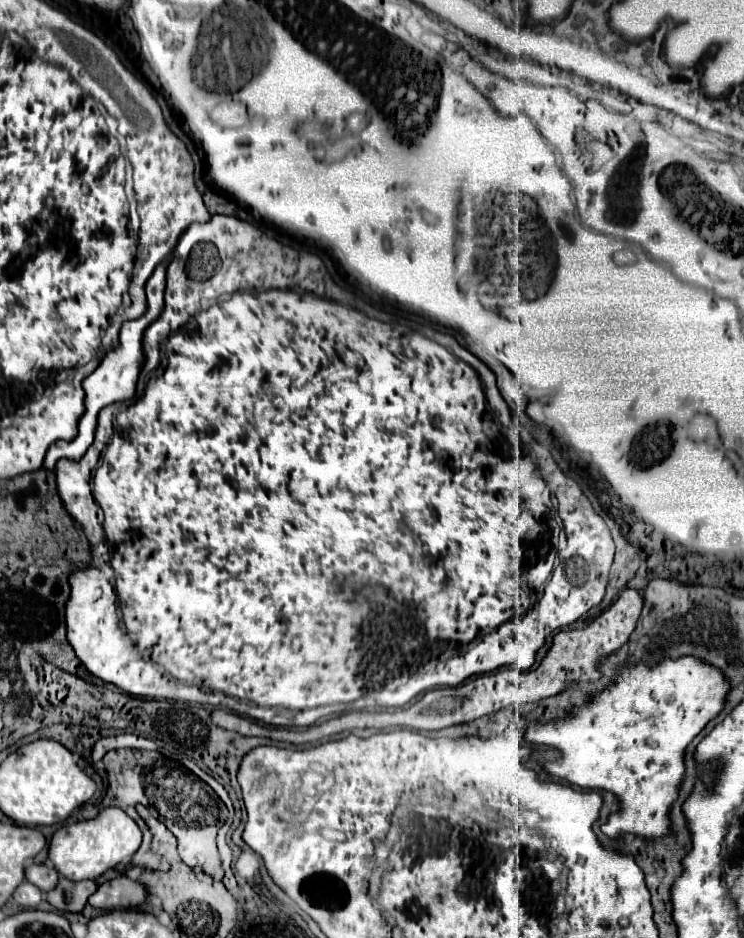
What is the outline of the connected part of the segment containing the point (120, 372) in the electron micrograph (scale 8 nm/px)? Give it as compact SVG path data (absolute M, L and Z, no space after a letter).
M162 261L152 277L148 279L146 283L146 299L148 299L148 309L142 317L134 319L134 321L126 321L122 325L122 331L120 331L120 347L112 349L110 353L106 353L106 357L102 359L102 363L98 365L98 369L94 373L90 373L84 381L82 381L82 389L86 393L84 397L84 413L82 417L78 419L78 435L72 439L72 441L54 441L50 445L50 449L46 451L46 457L44 457L44 469L52 471L56 461L66 457L66 459L74 459L78 461L86 449L92 445L94 441L94 429L96 429L96 417L98 417L98 411L106 405L112 405L112 403L118 403L118 401L126 401L134 395L136 391L136 381L138 381L138 373L140 373L140 367L142 367L142 361L144 361L144 353L142 353L142 335L144 335L144 329L156 321L164 309L164 289L166 289L166 261Z

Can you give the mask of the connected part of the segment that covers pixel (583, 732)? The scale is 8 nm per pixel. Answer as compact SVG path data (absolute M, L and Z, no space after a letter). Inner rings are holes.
M682 657L682 661L662 661L662 665L654 669L644 665L626 669L626 673L618 673L612 687L618 689L618 685L622 685L622 709L578 709L578 713L572 713L568 719L528 727L526 739L534 745L546 745L560 751L558 759L544 763L546 771L554 777L580 785L582 789L604 789L618 795L622 811L610 815L608 823L602 825L604 835L616 837L618 833L636 833L646 839L658 839L670 833L668 807L674 803L674 797L678 797L678 781L684 775L682 753L704 725L720 713L722 697L726 697L726 681L722 681L714 669L698 665L692 657Z

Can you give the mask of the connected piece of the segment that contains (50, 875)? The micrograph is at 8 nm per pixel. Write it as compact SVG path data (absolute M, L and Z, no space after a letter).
M42 863L42 865L26 867L26 879L30 883L34 883L36 887L40 887L44 893L48 893L50 889L54 889L54 885L58 883L60 875L58 875L58 871L52 865Z

